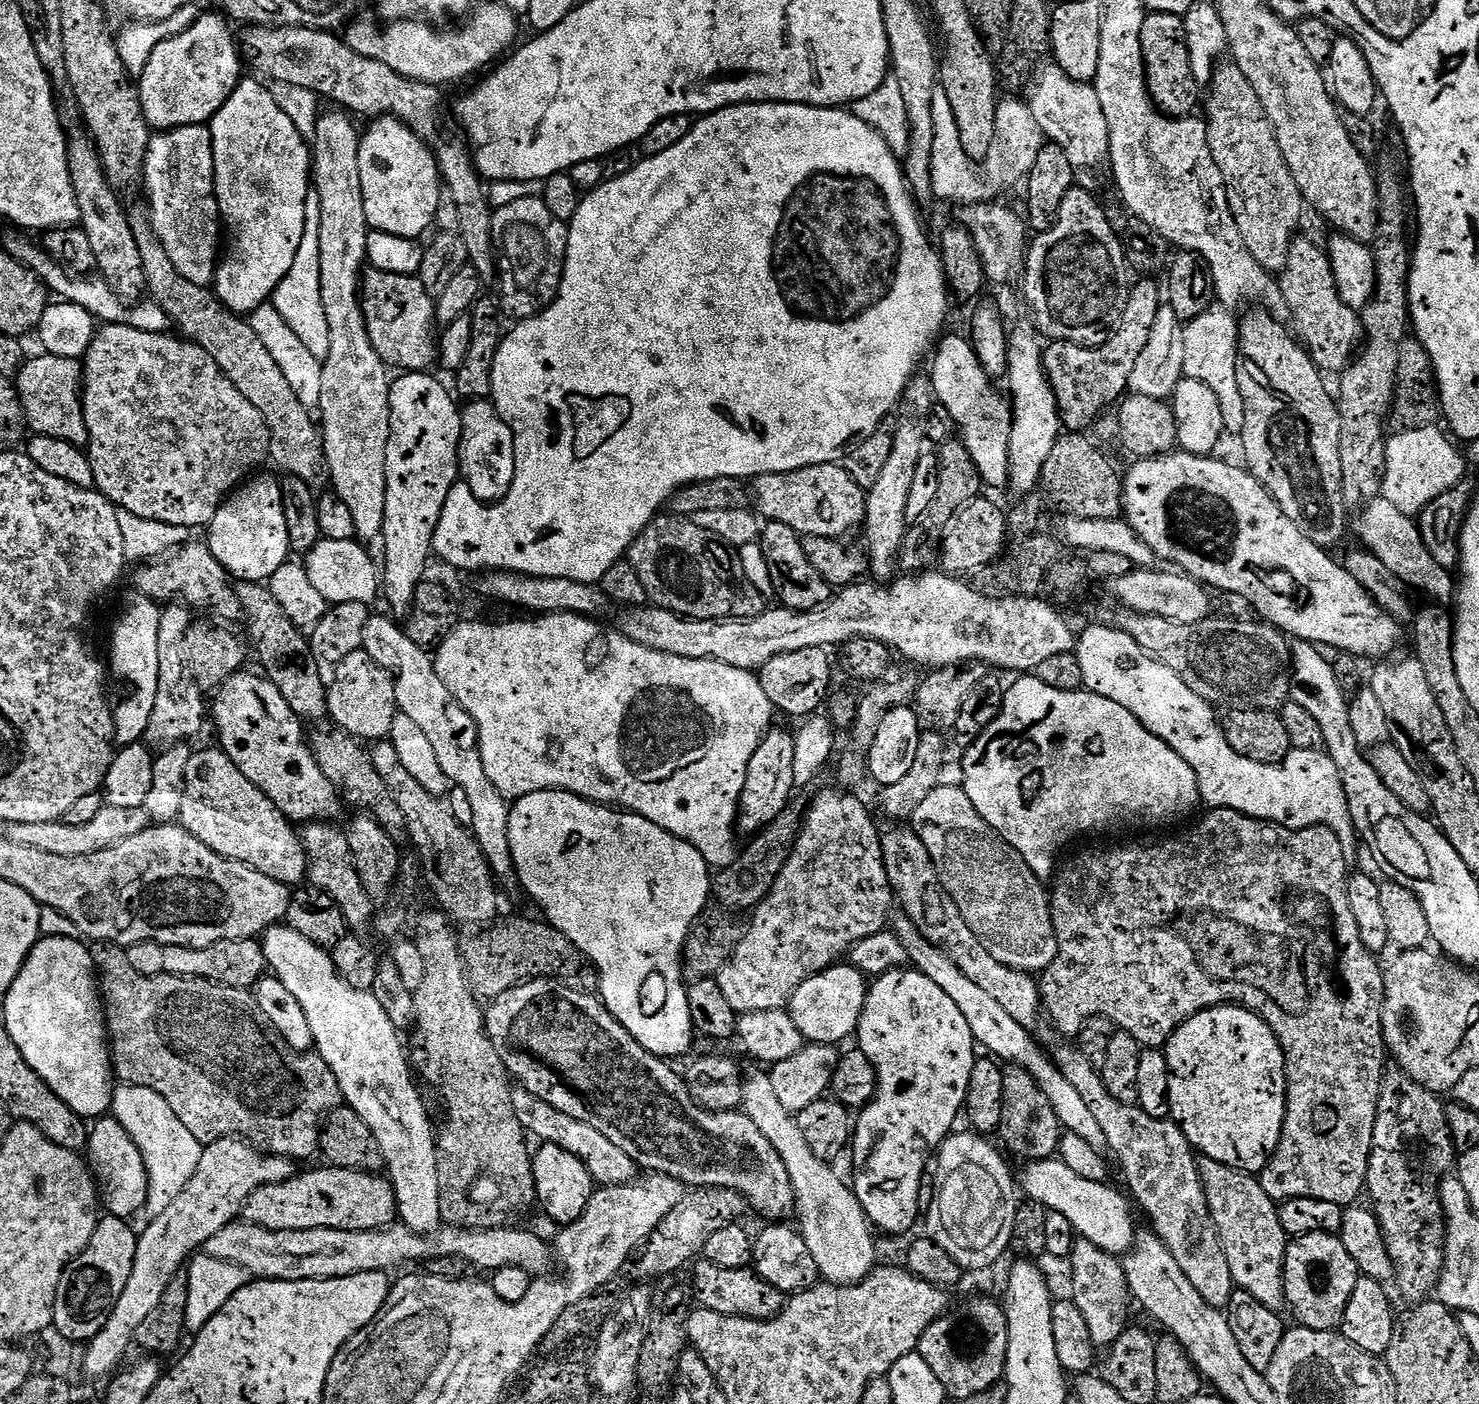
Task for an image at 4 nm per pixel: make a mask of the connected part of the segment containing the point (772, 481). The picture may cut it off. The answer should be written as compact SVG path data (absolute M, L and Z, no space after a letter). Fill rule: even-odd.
M839 463L806 466L805 468L800 468L797 472L767 472L764 476L755 477L754 492L758 497L759 515L765 521L777 520L782 522L786 526L790 526L794 531L799 532L801 537L847 537L849 535L847 532L852 532L855 528L857 530L863 525L866 502L868 501L865 489L860 488L858 482L854 482L854 478L850 478L848 471Z

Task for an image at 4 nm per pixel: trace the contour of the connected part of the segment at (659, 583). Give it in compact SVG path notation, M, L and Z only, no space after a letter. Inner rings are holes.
M657 515L646 526L646 530L640 532L640 536L628 550L626 560L638 574L638 578L642 578L645 597L655 607L685 616L687 620L749 620L766 611L766 598L746 578L739 551L722 542L718 534L702 530L702 526L698 526L689 517Z

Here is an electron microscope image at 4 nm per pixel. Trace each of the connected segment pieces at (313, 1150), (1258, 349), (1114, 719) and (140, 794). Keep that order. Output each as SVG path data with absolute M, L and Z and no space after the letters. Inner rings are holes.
M96 942L91 945L92 961L96 967L96 974L100 986L100 994L104 1002L104 1018L108 1026L108 1039L112 1049L112 1071L118 1077L120 1084L129 1084L135 1088L154 1090L154 1094L162 1094L166 1102L170 1102L170 1110L178 1114L178 1122L198 1138L202 1146L207 1146L225 1140L227 1136L247 1138L257 1148L274 1156L287 1156L293 1162L308 1160L320 1150L320 1130L326 1117L334 1109L341 1107L342 1097L338 1078L334 1078L334 1070L326 1066L326 1062L315 1051L296 1052L282 1038L278 1030L262 1014L262 1006L258 1006L255 995L247 988L231 988L225 984L215 984L212 980L199 980L185 976L143 976L134 966L130 966L127 951L119 944L105 944Z
M1259 310L1260 312L1252 312L1245 320L1239 321L1240 329L1240 346L1238 349L1238 386L1242 390L1242 398L1246 406L1246 422L1244 423L1244 431L1242 439L1244 439L1244 456L1246 467L1261 484L1265 490L1272 495L1278 502L1278 506L1286 514L1286 518L1290 518L1290 522L1299 524L1303 527L1306 538L1310 538L1318 547L1328 550L1331 544L1336 544L1344 536L1344 528L1340 523L1344 520L1346 509L1344 507L1344 495L1342 494L1342 458L1340 457L1340 431L1342 430L1342 422L1340 421L1340 405L1328 393L1328 388L1324 385L1325 377L1317 368L1312 357L1308 354L1308 349L1295 335L1293 337L1282 325L1279 324L1277 317L1267 310Z
M1024 674L1013 680L1016 681L1013 684L1011 681L1007 685L1004 705L998 718L994 718L994 722L986 726L983 734L967 745L968 753L964 756L962 787L970 802L974 802L974 810L978 810L984 821L1007 844L1014 846L1014 850L1018 850L1022 858L1026 858L1026 866L1034 870L1039 880L1048 882L1053 879L1058 868L1056 859L1059 858L1060 851L1079 836L1088 836L1091 832L1108 832L1111 828L1160 828L1163 824L1170 823L1172 816L1188 816L1196 807L1201 807L1200 783L1195 770L1169 744L1162 742L1162 738L1150 734L1150 730L1146 730L1146 726L1142 726L1142 722L1138 722L1138 718L1134 718L1134 714L1130 714L1126 706L1118 706L1118 702L1110 702L1110 698L1102 698L1087 690L1079 692L1054 690L1054 686L1046 686L1046 682L1042 682L1034 674Z
M137 598L124 613L116 620L112 628L112 637L108 640L107 663L110 672L120 680L125 680L133 692L114 708L116 717L116 744L132 744L115 753L110 770L102 788L106 797L100 792L86 794L70 810L66 810L63 823L70 826L86 826L98 815L98 810L104 808L105 803L117 807L140 808L145 804L148 792L153 785L153 762L155 757L147 745L140 743L144 738L144 731L150 722L150 710L154 710L154 698L158 698L158 626L160 625L161 605L155 600Z

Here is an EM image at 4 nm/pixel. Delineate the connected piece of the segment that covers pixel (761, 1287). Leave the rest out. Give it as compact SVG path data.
M700 1258L691 1265L690 1291L695 1303L723 1316L741 1316L747 1320L769 1320L779 1314L786 1303L786 1293L770 1286L752 1268L722 1270L714 1262Z

